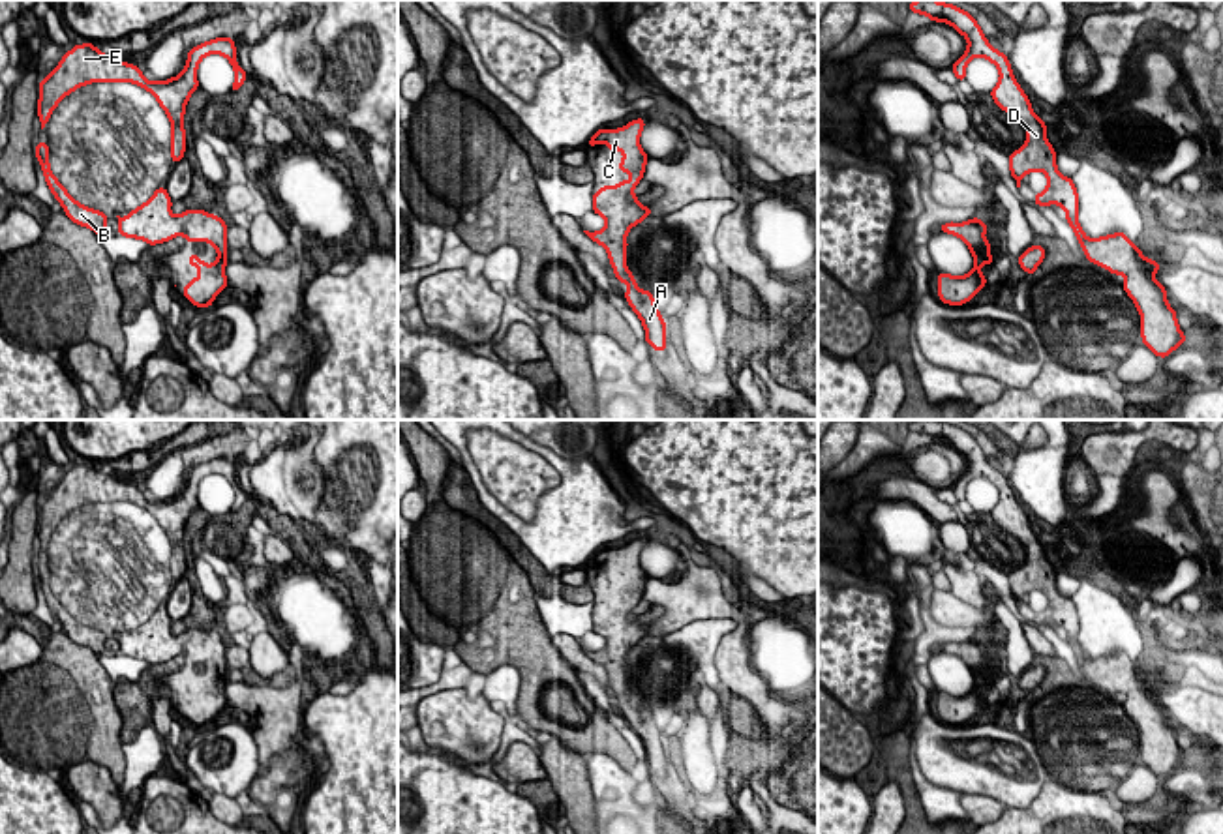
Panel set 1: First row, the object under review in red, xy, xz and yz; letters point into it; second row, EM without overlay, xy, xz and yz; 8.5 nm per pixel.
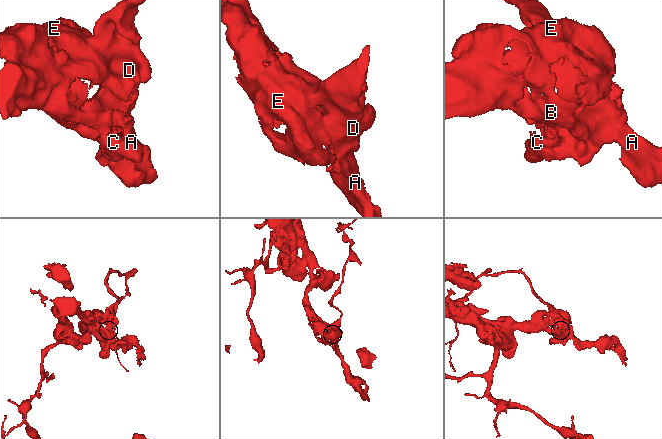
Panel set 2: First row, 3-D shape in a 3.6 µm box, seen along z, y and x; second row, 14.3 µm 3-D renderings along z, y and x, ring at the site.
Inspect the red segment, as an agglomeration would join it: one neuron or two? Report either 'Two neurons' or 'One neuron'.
One neuron

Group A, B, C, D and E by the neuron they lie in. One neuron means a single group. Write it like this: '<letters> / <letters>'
A B C D E

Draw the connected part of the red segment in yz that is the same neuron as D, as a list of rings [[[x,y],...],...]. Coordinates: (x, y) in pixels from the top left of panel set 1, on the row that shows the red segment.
[[[917,0],[912,2],[908,9],[927,15],[930,21],[947,22],[968,39],[966,52],[951,66],[959,81],[966,81],[966,66],[972,58],[987,58],[998,67],[1000,81],[990,90],[990,96],[1000,109],[1026,126],[1026,144],[1009,154],[1009,169],[1017,180],[1017,187],[1020,187],[1020,178],[1034,171],[1041,171],[1047,176],[1047,189],[1037,193],[1034,202],[1047,208],[1056,202],[1067,214],[1065,221],[1075,231],[1086,259],[1114,276],[1122,274],[1125,277],[1124,290],[1142,317],[1140,335],[1144,347],[1159,358],[1165,358],[1185,343],[1185,334],[1180,332],[1176,311],[1167,304],[1167,290],[1154,277],[1161,266],[1146,259],[1124,232],[1095,240],[1084,234],[1077,221],[1079,195],[1073,178],[1058,172],[1056,152],[1045,135],[1047,124],[1032,111],[1030,99],[1015,81],[1007,54],[996,51],[987,41],[977,21],[957,6],[936,0]]]

